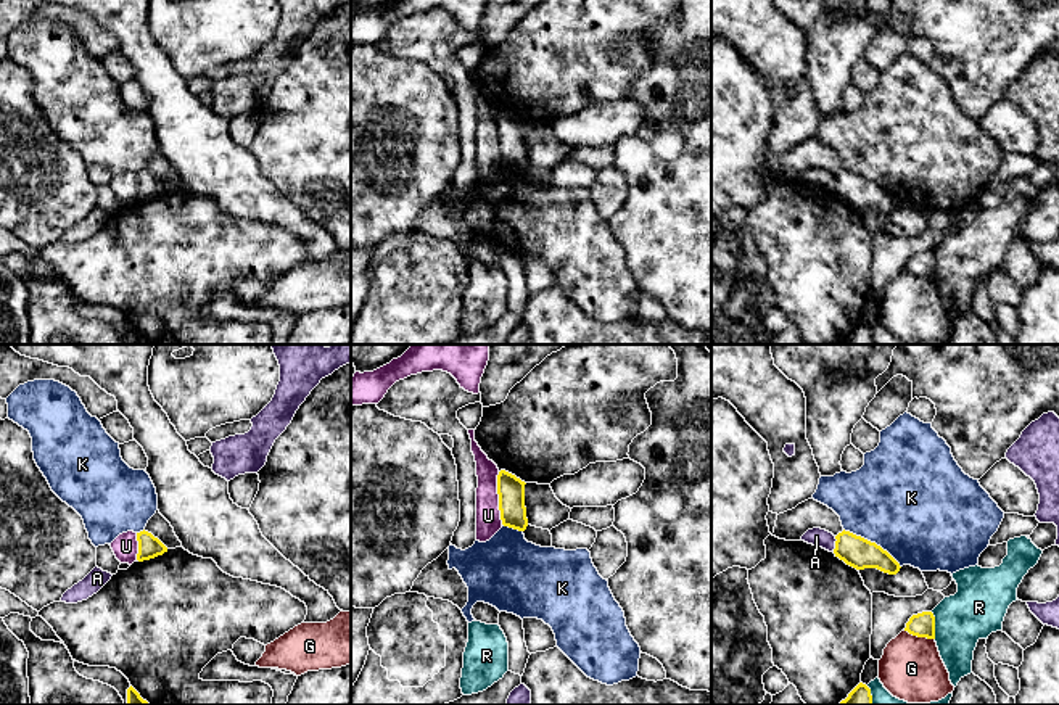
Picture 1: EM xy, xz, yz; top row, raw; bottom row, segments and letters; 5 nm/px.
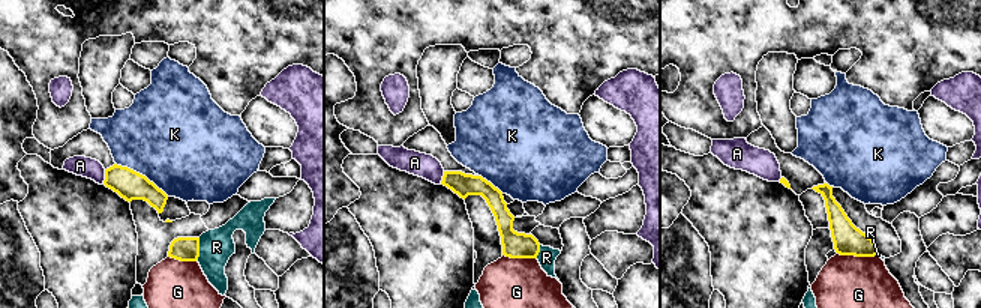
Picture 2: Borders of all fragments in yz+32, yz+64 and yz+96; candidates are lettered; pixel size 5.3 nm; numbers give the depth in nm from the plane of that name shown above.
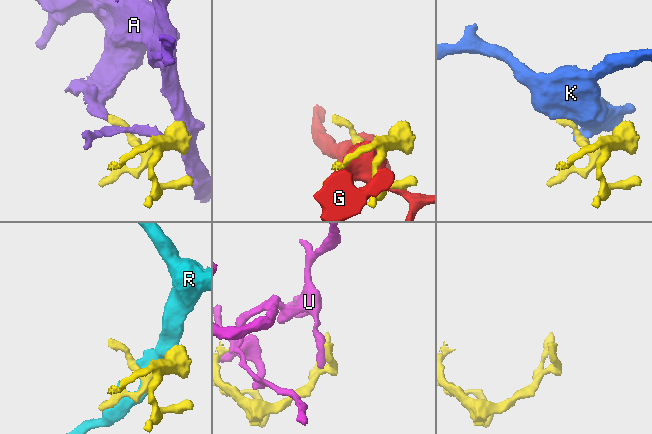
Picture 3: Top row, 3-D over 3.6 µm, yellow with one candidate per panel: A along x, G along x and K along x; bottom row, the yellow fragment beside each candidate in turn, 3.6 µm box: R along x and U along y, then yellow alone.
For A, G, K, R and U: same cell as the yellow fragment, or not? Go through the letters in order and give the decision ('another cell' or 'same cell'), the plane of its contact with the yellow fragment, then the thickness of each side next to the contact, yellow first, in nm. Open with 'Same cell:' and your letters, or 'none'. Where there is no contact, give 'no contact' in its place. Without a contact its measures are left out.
Same cell: none
A: another cell | yz | 160/90 nm
G: another cell | yz | 130/320 nm
K: another cell | yz | 160/480 nm
R: another cell | yz | 130/280 nm
U: another cell | xz | 140/130 nm

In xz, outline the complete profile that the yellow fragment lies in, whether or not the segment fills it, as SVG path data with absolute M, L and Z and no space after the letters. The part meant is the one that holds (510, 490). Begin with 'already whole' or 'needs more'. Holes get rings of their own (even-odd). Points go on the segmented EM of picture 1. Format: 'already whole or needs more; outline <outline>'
already whole; outline M501 470L497 475L497 494L502 525L518 531L525 531L528 526L525 484L525 481L505 470Z

